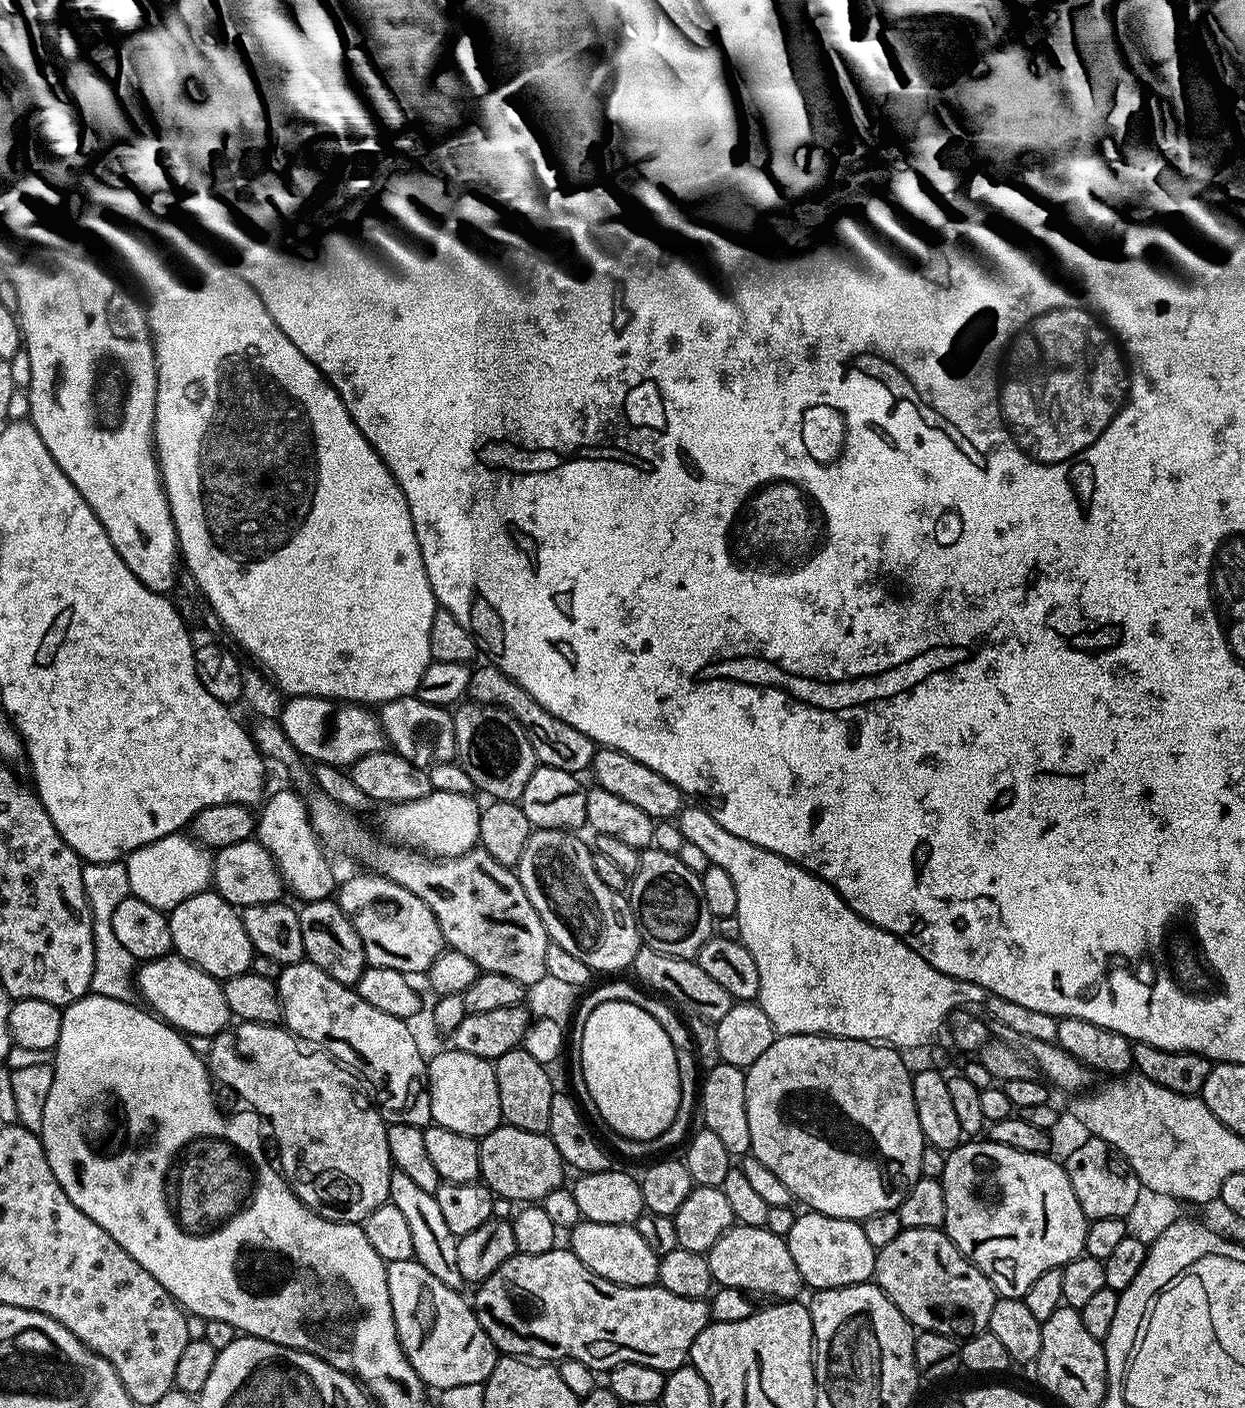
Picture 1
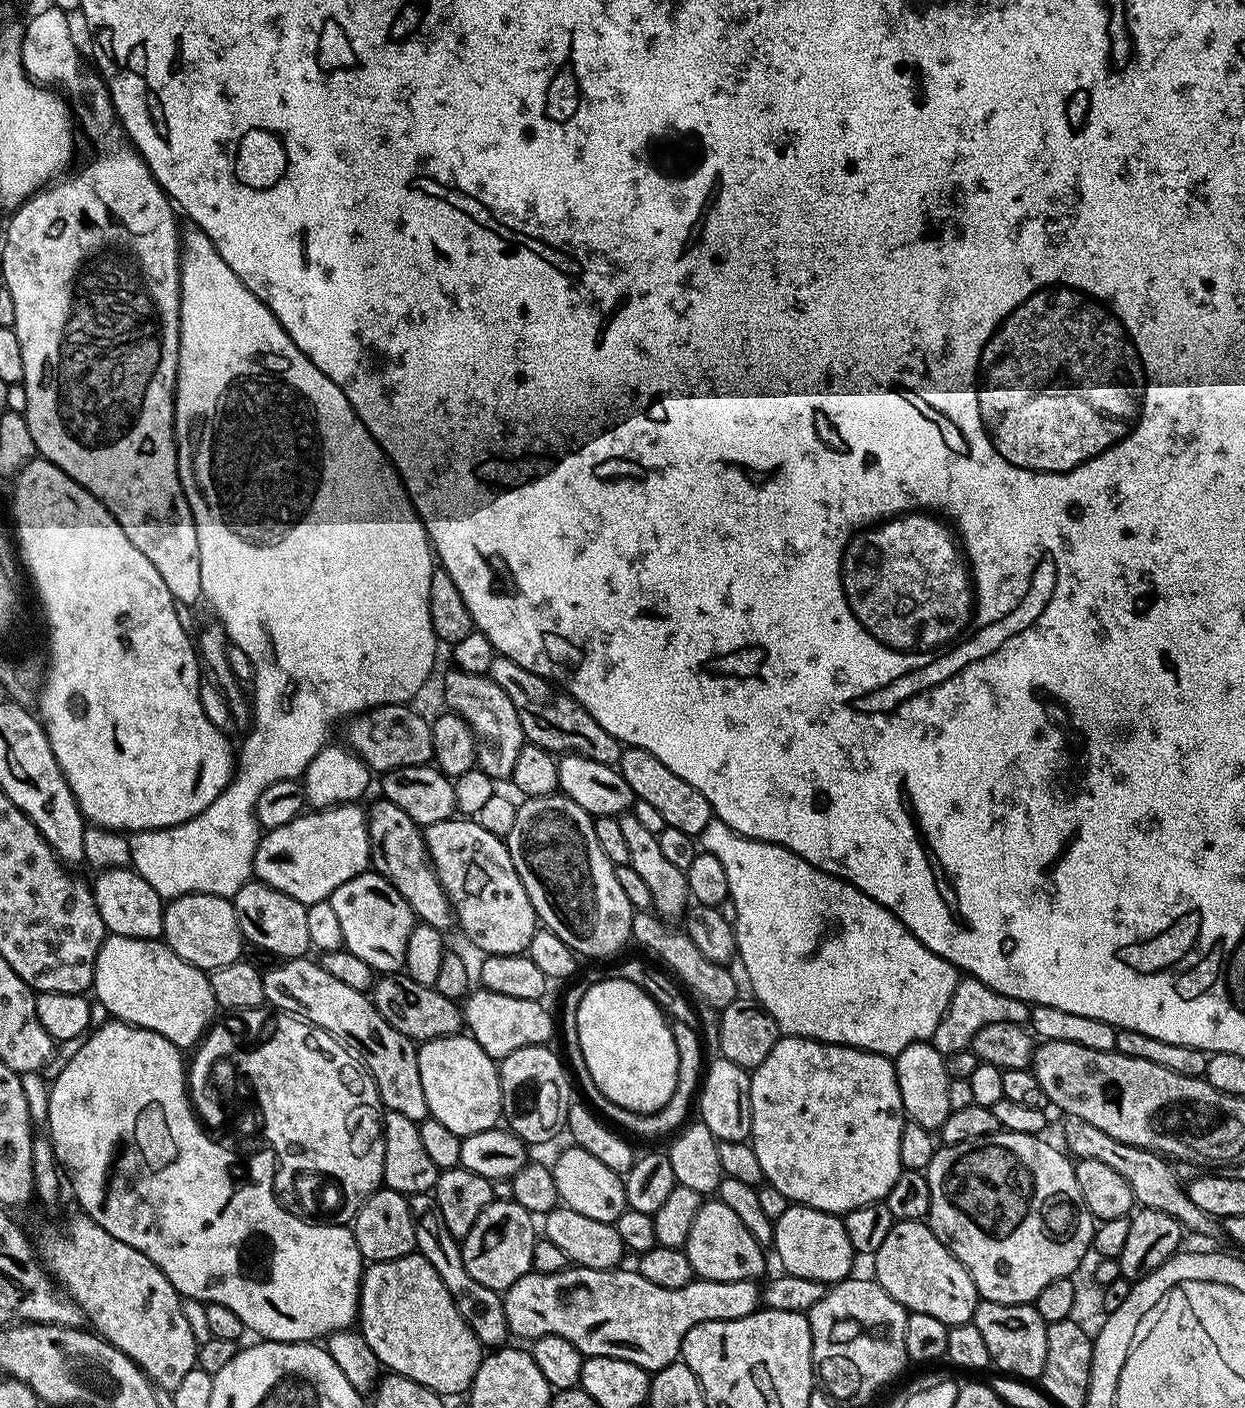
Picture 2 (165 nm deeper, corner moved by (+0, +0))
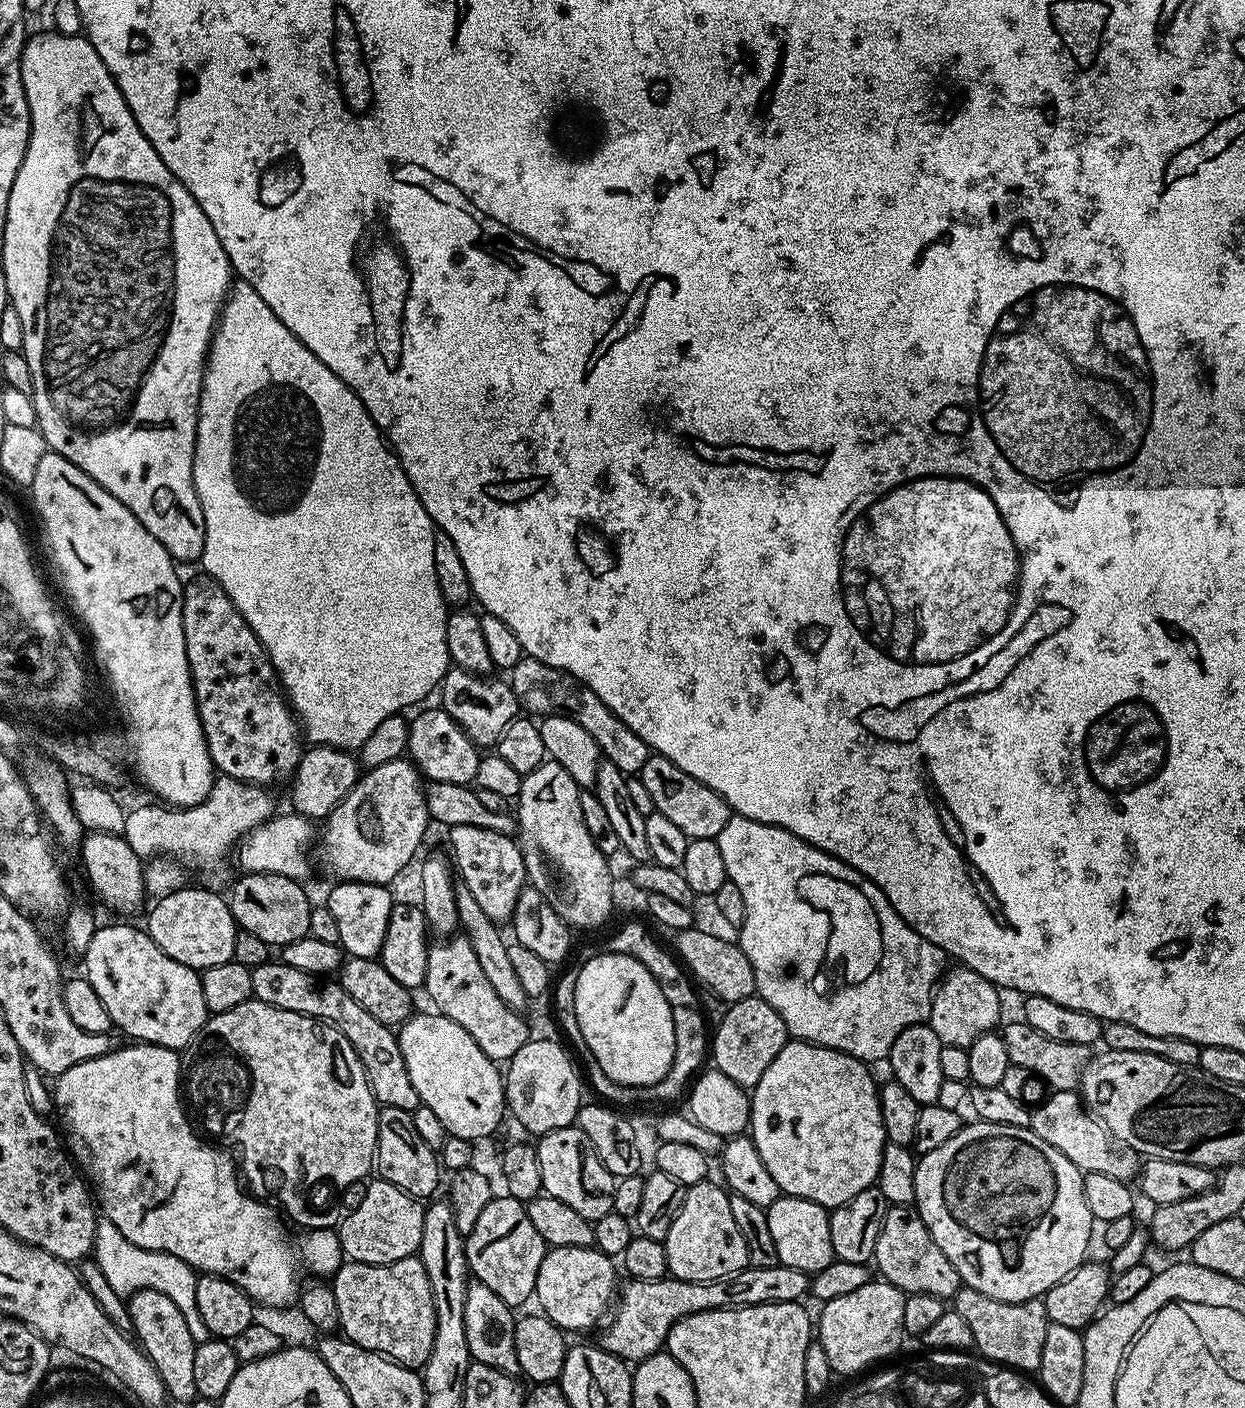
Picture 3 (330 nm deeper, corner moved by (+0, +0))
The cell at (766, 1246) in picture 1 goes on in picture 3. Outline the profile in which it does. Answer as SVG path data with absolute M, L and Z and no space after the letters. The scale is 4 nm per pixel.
M706 1179L685 1191L682 1210L678 1210L678 1218L674 1218L670 1234L666 1234L664 1249L673 1280L703 1284L724 1282L732 1278L728 1276L735 1272L736 1275L743 1273L749 1267L746 1241L742 1239L734 1223L734 1214L730 1211L730 1195L719 1183L712 1183L711 1179Z

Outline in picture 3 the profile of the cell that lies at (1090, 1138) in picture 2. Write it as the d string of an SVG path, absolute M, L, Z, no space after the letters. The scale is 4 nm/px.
M1053 1091L1043 1104L1037 1104L1031 1109L1034 1134L1042 1138L1042 1142L1050 1142L1054 1150L1062 1150L1070 1162L1079 1168L1081 1173L1093 1172L1106 1174L1110 1178L1128 1182L1139 1173L1142 1167L1142 1157L1122 1138L1118 1138L1106 1125L1090 1114L1082 1103L1081 1097L1075 1091Z

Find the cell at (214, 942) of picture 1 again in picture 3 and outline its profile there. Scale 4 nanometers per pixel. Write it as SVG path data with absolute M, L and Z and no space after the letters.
M181 886L177 892L161 896L155 901L152 913L148 916L146 931L148 936L174 962L182 962L182 966L190 966L203 970L210 966L222 966L222 962L230 962L236 955L236 932L238 925L227 899L208 888L188 888Z

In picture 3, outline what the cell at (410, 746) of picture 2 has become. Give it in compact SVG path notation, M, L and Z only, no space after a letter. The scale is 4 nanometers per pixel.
M443 707L428 708L416 717L411 717L406 756L420 769L425 781L433 784L450 782L471 785L475 781L481 755L481 749L476 747Z

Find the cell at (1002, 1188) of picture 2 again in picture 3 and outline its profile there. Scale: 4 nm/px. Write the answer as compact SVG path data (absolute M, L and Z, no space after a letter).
M983 1122L965 1123L950 1142L942 1142L938 1150L930 1150L919 1157L916 1165L916 1202L915 1209L920 1213L926 1230L934 1238L938 1250L946 1254L946 1258L958 1270L961 1281L967 1287L978 1290L990 1298L998 1298L1002 1302L1026 1302L1043 1297L1062 1278L1069 1276L1079 1264L1085 1263L1088 1252L1088 1243L1092 1240L1092 1227L1094 1221L1090 1214L1090 1206L1086 1206L1084 1197L1084 1178L1079 1168L1062 1154L1062 1150L1054 1150L1050 1142L1042 1142L1038 1134L1034 1134L1031 1127L1019 1128L1018 1126L998 1126L997 1124L985 1124Z

